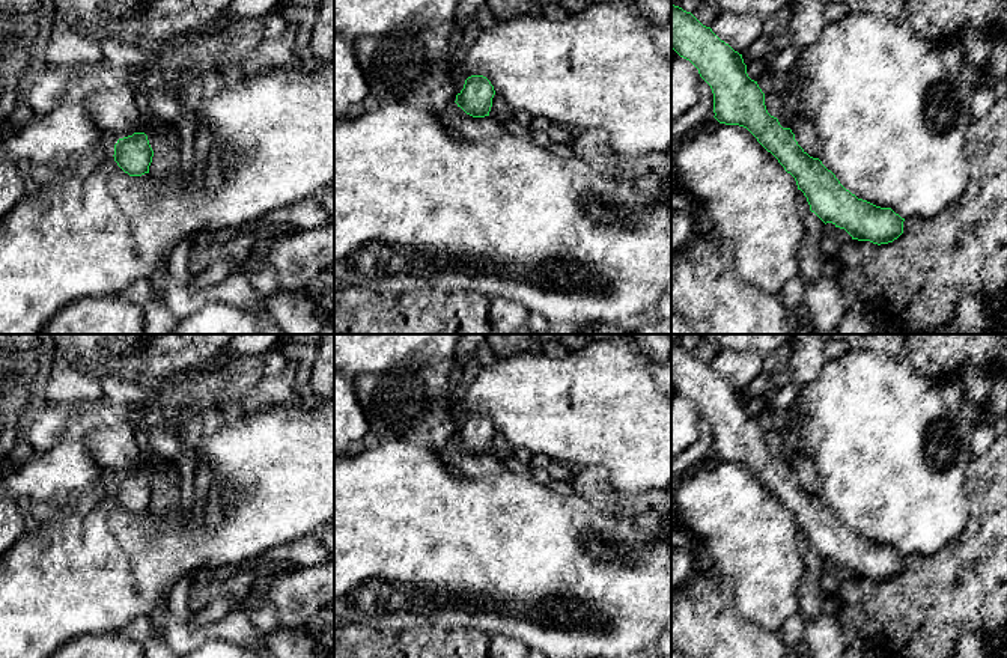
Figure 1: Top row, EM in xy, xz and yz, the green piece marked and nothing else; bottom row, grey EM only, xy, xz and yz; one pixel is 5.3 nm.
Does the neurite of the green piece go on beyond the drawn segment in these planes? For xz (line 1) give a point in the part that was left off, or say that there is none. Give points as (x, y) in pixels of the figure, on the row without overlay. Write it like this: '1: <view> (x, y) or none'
1: none

